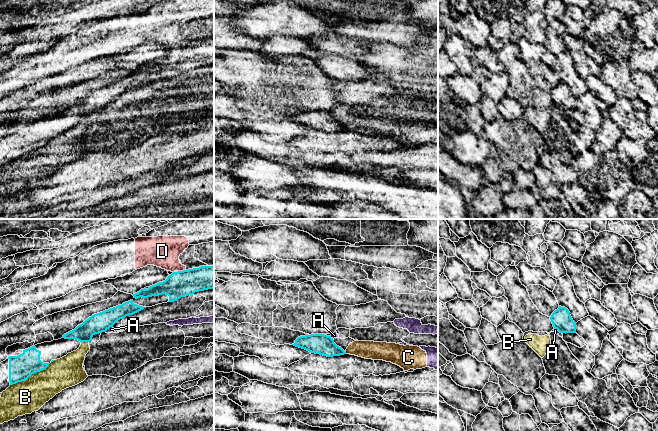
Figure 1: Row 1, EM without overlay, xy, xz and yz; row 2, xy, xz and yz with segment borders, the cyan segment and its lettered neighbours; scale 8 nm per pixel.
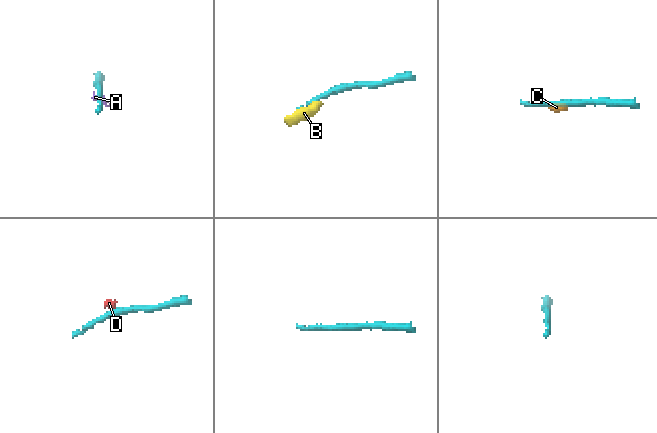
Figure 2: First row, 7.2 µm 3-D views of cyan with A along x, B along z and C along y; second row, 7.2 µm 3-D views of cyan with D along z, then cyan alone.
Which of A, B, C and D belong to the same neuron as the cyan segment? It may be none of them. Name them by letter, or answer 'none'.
none

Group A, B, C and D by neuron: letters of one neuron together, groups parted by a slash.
A C / B / D

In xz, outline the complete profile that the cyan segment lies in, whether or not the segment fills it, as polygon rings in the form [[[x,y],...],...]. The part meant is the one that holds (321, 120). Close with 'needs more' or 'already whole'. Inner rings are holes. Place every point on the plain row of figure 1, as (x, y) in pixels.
[[[324,110],[300,112],[292,121],[305,125],[311,129],[320,130],[327,133],[346,130],[346,128],[341,123],[334,119],[334,116],[331,112]]]; already whole

